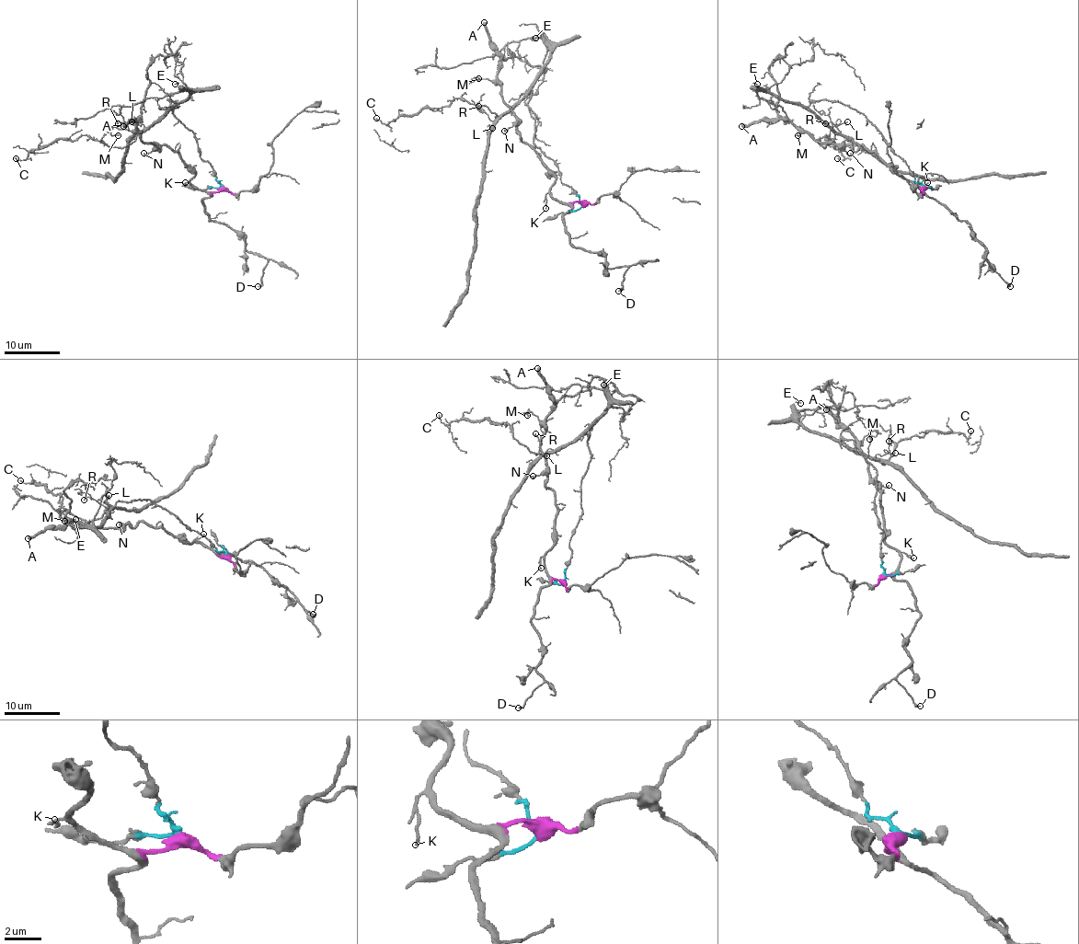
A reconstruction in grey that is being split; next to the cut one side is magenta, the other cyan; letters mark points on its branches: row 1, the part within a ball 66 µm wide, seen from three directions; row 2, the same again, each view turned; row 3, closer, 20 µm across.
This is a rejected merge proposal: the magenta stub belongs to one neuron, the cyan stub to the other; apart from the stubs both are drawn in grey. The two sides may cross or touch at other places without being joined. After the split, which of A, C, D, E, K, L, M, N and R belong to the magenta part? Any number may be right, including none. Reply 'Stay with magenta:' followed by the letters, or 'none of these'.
Stay with magenta: A, D, K, M, N

